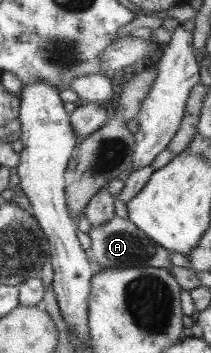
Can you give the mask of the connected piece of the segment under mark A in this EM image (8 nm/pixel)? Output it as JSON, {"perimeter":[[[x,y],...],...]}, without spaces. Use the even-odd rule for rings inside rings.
{"perimeter":[[[114,214],[107,223],[90,227],[87,235],[90,238],[89,260],[95,266],[95,270],[149,266],[165,268],[170,265],[168,251],[153,243],[153,240],[139,231],[128,218]]]}

